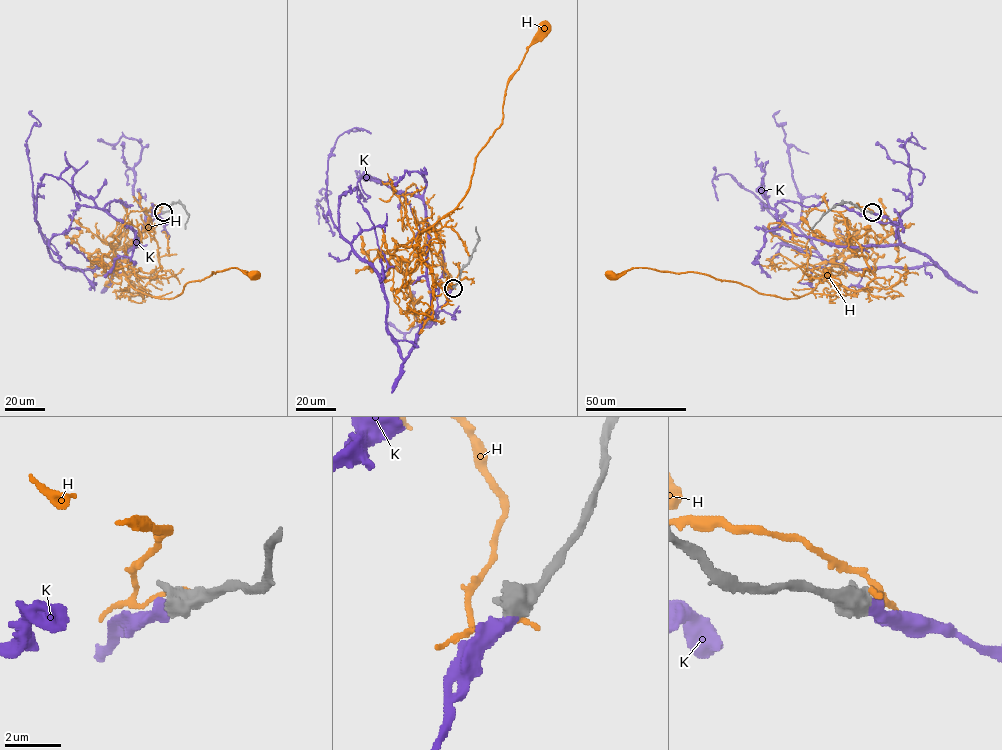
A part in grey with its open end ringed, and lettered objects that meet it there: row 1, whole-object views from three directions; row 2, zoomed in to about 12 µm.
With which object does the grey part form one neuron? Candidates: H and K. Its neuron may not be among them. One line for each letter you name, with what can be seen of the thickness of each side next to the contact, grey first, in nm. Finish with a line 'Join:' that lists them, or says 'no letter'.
K: Thickness 550 nm (grey) against 500 nm
Join: K

